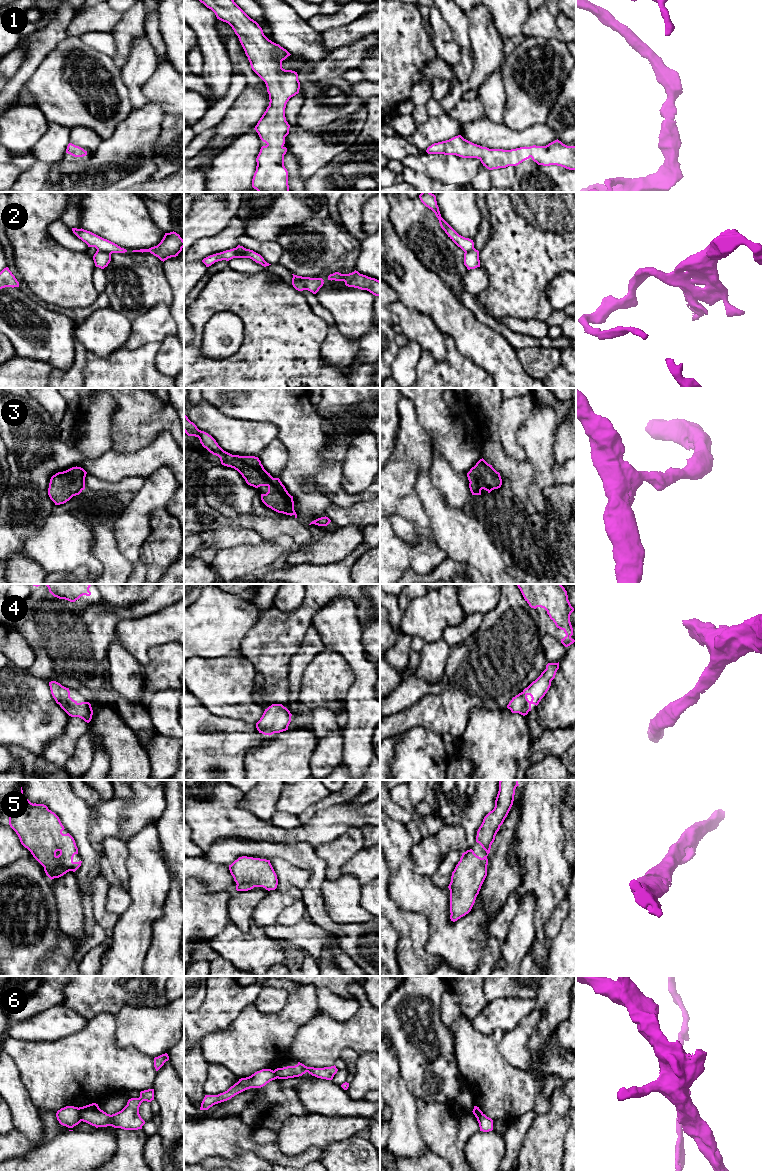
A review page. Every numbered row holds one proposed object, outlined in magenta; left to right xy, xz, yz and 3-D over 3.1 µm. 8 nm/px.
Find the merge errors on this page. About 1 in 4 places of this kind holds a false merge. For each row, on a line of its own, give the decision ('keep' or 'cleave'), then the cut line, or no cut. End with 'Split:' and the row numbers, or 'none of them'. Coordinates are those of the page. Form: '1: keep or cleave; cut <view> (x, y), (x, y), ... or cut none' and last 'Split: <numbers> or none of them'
1: keep; cut none
2: cleave; cut xz (293, 276), (298, 278), (306, 289)
3: keep; cut none
4: keep; cut none
5: keep; cut none
6: cleave; cut xy (78, 1108), (82, 1120)
Split: 2, 6

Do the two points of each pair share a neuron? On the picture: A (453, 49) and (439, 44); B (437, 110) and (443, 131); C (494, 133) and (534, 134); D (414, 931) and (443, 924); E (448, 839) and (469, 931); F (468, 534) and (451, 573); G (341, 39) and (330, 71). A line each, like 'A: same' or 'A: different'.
A: same
B: different
C: same
D: different
E: different
F: different
G: different

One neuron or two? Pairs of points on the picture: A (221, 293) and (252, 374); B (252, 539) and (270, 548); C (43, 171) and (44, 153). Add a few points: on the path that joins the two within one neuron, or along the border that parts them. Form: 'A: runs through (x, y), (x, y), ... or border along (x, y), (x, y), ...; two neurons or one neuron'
A: runs through (242, 311), (252, 321), (252, 353); one neuron
B: border along (263, 541), (257, 544), (237, 546); two neurons
C: border along (38, 161), (59, 162); two neurons

